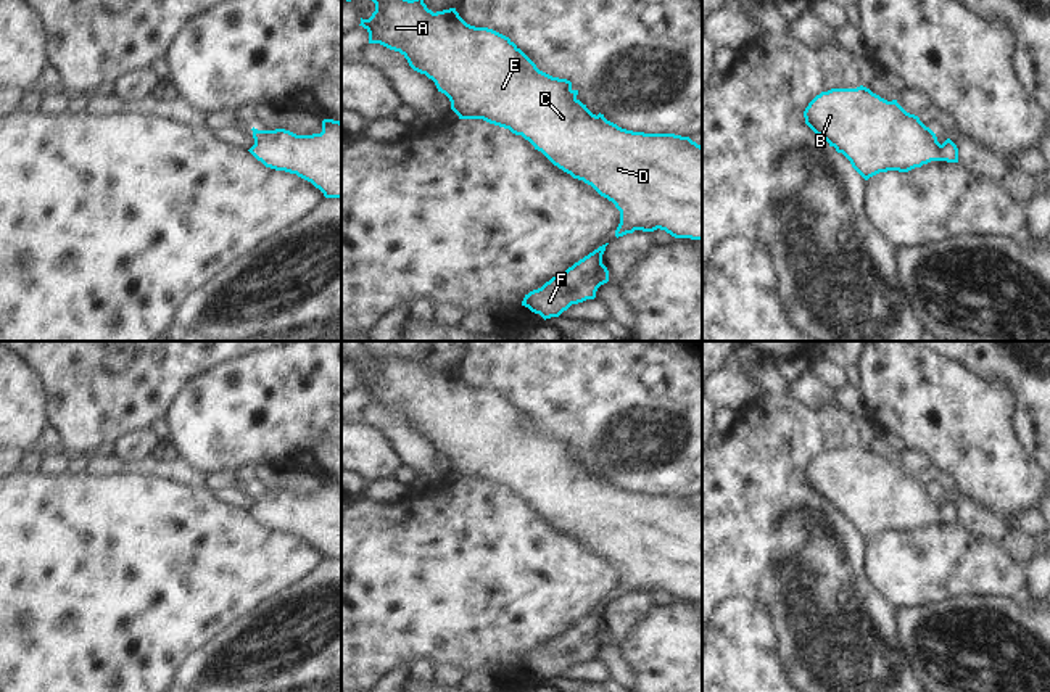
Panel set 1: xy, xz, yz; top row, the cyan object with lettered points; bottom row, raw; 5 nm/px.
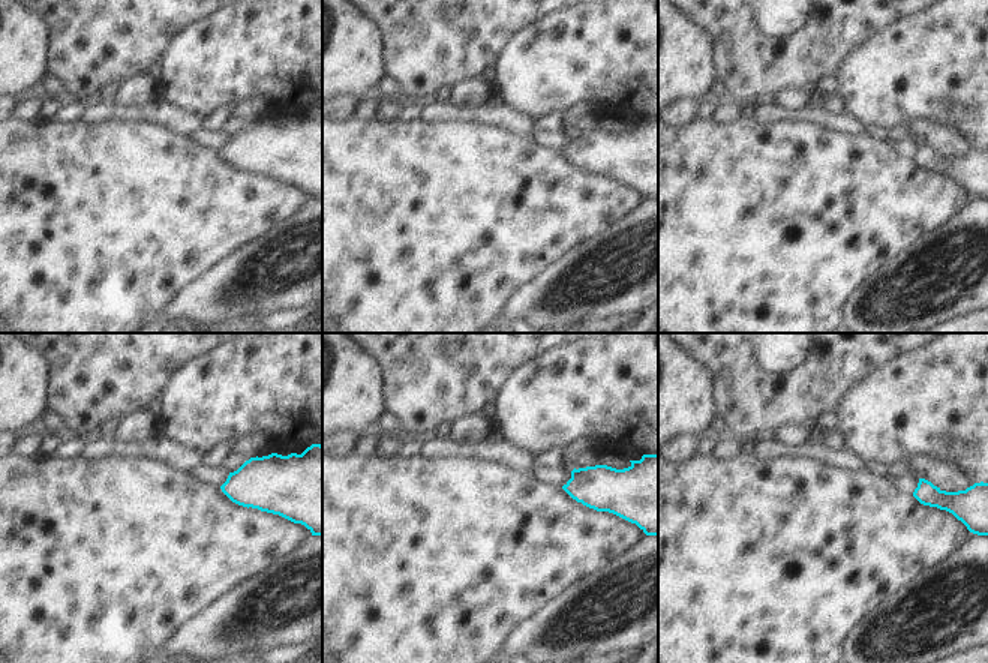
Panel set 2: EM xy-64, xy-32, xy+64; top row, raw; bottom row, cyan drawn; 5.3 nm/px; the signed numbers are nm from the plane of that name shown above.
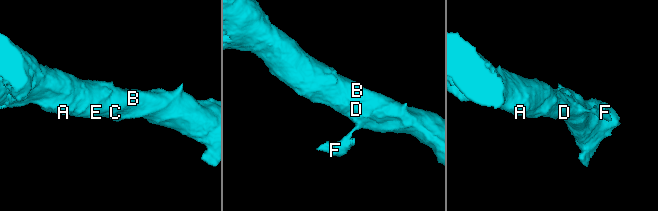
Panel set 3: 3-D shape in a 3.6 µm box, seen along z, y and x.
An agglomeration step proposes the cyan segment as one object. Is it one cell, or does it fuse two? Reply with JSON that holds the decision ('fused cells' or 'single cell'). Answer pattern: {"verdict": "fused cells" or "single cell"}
{"verdict": "single cell"}

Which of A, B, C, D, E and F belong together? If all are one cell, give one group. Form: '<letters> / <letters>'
A B C D E F

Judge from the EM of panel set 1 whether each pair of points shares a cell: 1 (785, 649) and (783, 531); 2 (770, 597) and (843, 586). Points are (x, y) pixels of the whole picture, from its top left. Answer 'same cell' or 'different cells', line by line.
1: same cell
2: same cell

